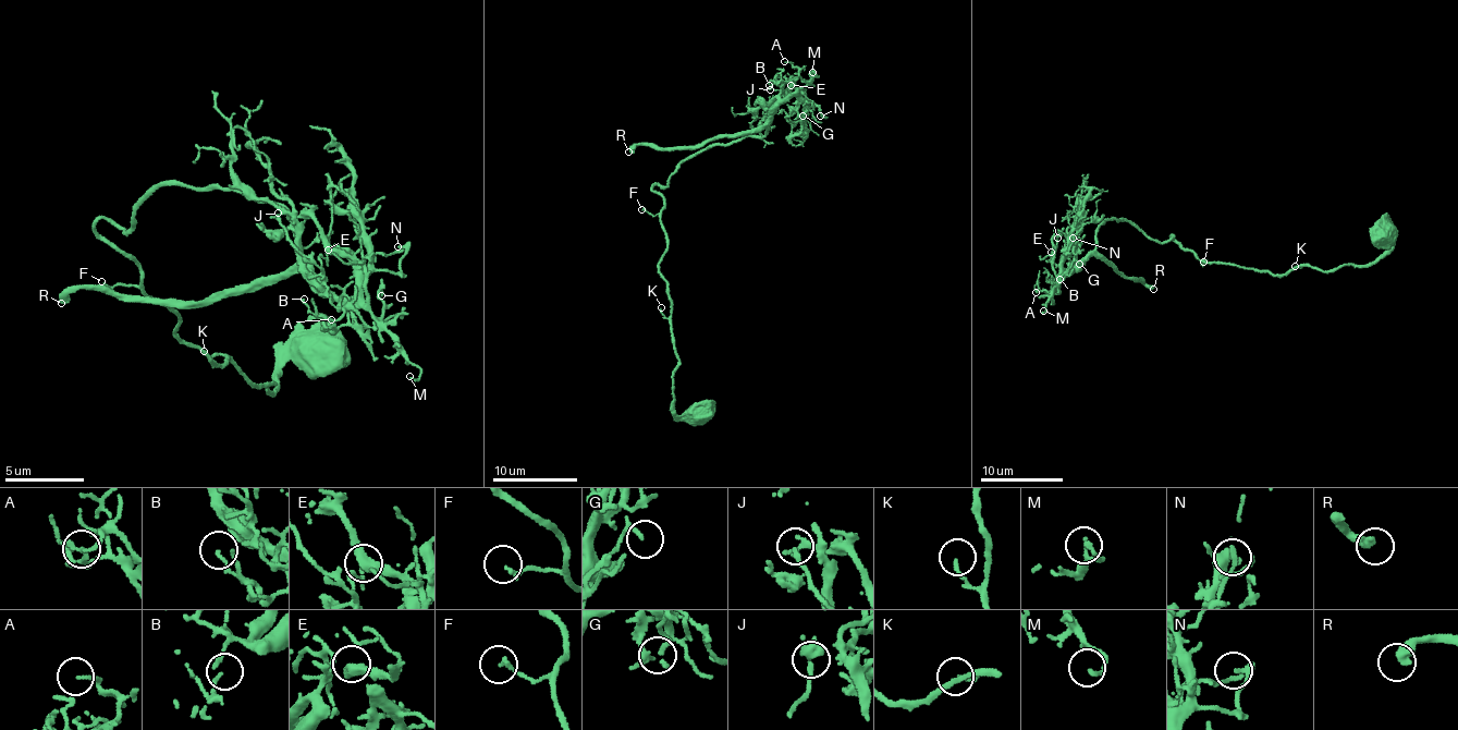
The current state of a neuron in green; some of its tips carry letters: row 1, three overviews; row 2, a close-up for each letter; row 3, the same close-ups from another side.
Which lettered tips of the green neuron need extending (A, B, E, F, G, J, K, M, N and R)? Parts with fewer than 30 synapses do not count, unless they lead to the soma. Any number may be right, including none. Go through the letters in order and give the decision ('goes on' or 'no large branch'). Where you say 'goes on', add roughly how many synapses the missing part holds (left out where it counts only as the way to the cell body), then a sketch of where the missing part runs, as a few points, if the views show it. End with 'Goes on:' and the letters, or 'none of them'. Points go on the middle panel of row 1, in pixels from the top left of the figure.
A: no large branch
B: no large branch
E: no large branch
F: no large branch
G: no large branch
J: no large branch
K: no large branch
M: no large branch
N: no large branch
R: goes on; about 100 synapses; missing branch runs (628, 151), (649, 170), (662, 219), (662, 300), (671, 316), (669, 331), (687, 354), (683, 373)
Goes on: R

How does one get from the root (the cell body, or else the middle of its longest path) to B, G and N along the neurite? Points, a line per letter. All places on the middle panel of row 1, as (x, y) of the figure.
B: (695, 413), (675, 406), (664, 199), (651, 190), (713, 145), (763, 136), (788, 83), (769, 85)
G: (695, 413), (675, 406), (664, 199), (651, 190), (713, 145), (763, 136), (799, 89), (803, 116)
N: (695, 413), (675, 406), (664, 199), (652, 187), (713, 145), (763, 136), (785, 99), (820, 116)

